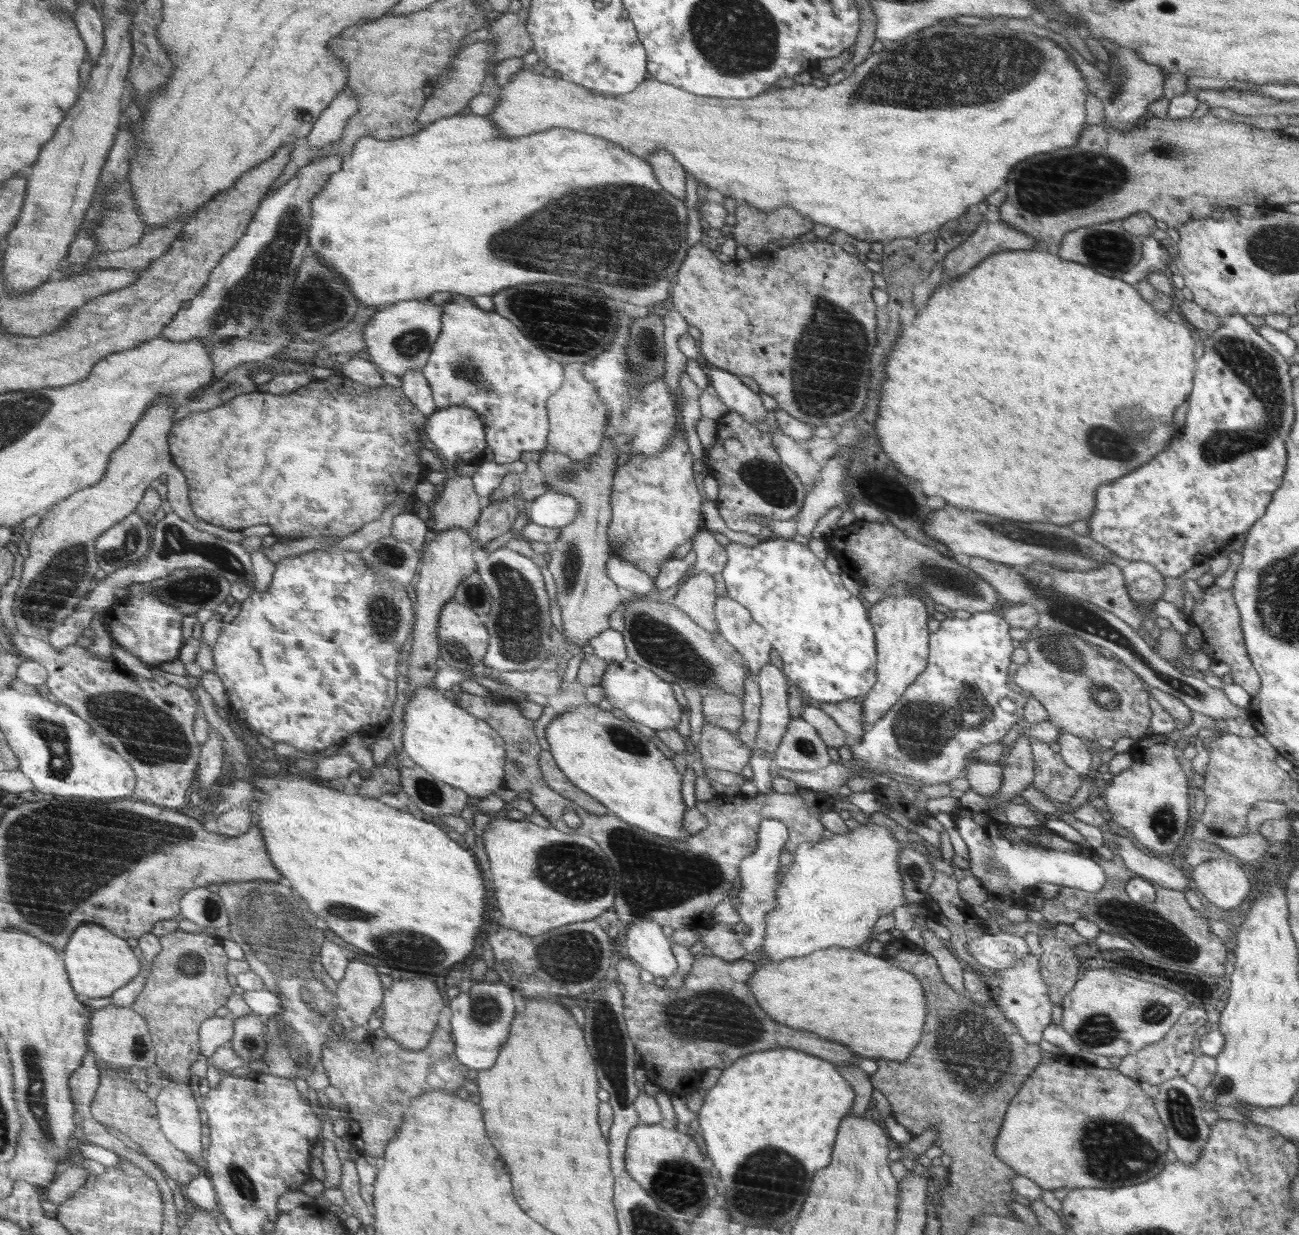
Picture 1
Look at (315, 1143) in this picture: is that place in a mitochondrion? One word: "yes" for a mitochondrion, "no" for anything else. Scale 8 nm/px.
no

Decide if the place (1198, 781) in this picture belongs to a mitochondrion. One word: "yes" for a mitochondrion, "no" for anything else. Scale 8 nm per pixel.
no

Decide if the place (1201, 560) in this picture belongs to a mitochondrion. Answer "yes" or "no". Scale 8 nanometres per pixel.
no

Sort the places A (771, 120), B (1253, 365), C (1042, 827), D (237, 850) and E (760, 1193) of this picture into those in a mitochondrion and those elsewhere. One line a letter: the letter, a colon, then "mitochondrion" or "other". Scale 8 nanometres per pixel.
A: other
B: mitochondrion
C: other
D: other
E: mitochondrion

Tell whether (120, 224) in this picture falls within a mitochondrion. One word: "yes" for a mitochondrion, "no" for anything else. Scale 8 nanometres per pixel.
yes

